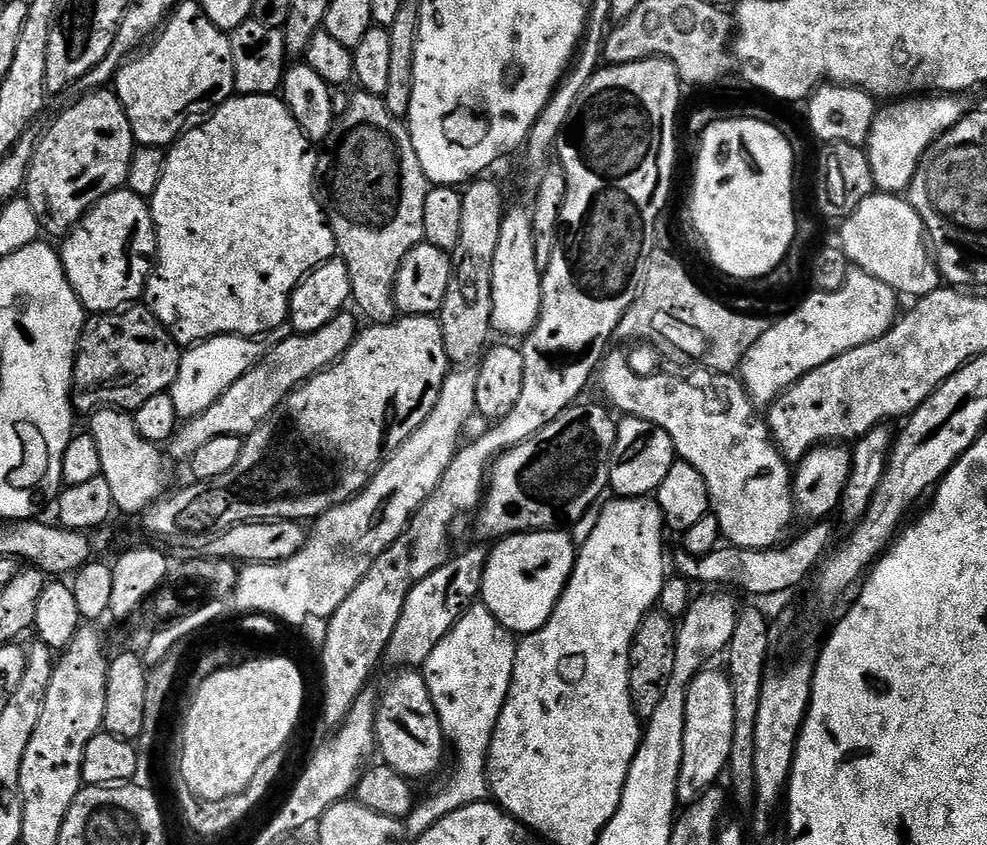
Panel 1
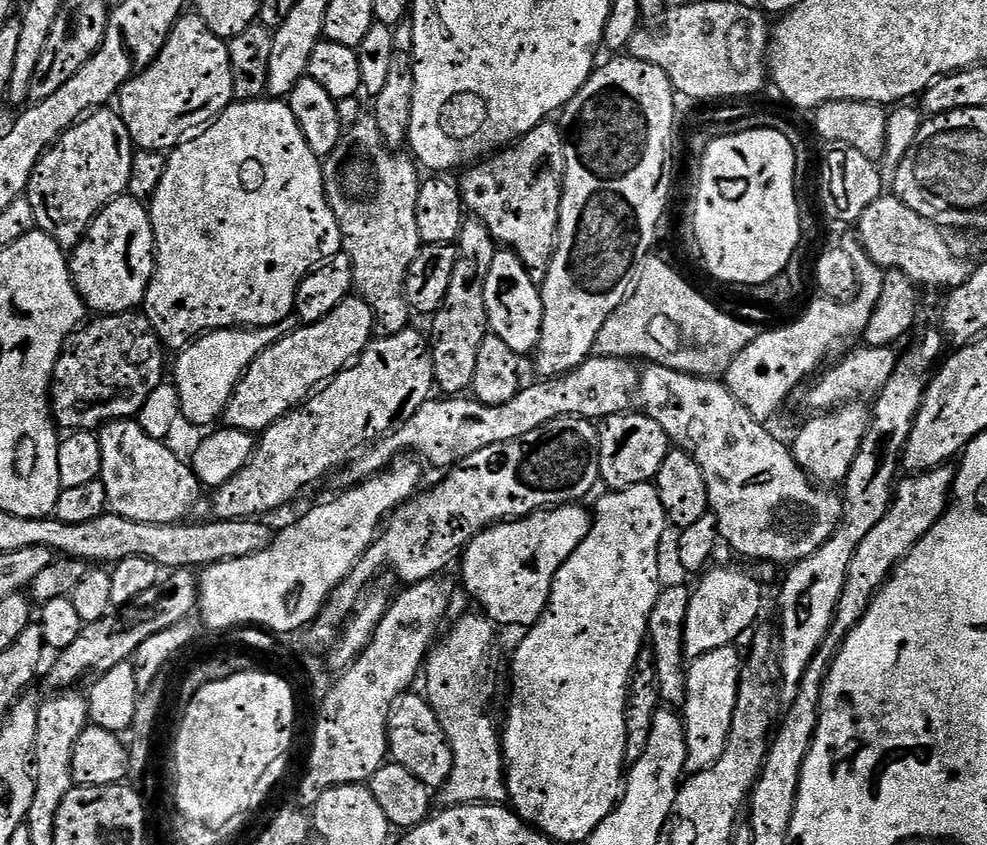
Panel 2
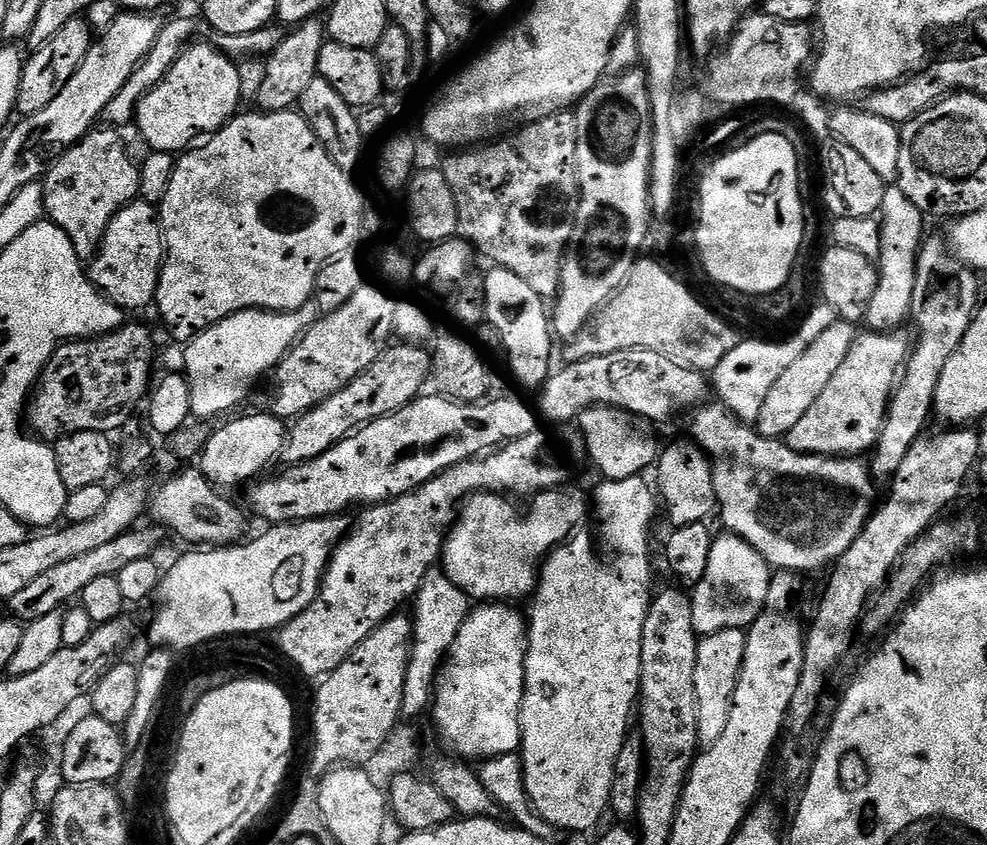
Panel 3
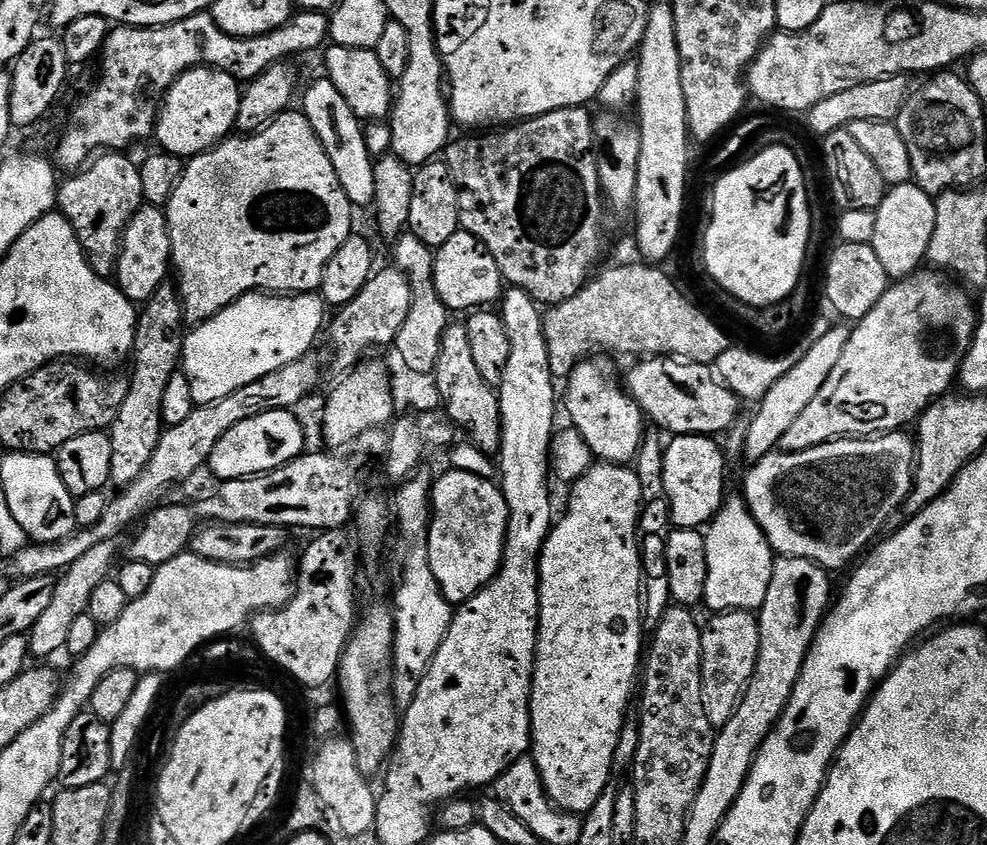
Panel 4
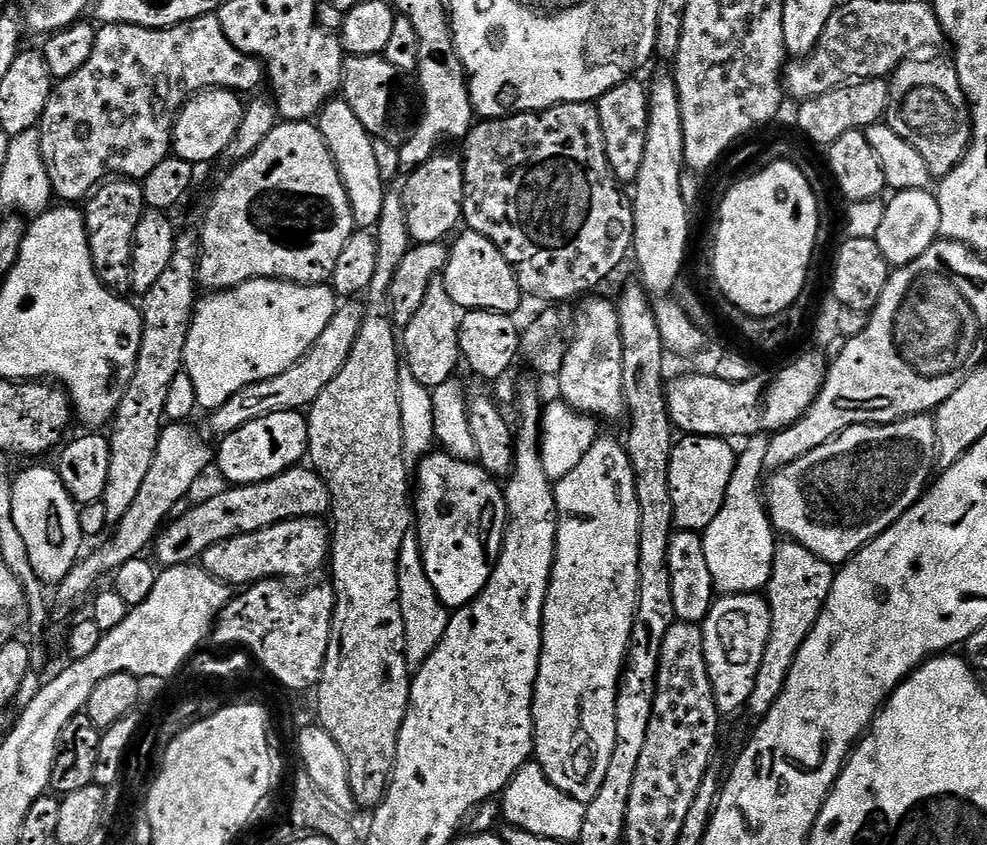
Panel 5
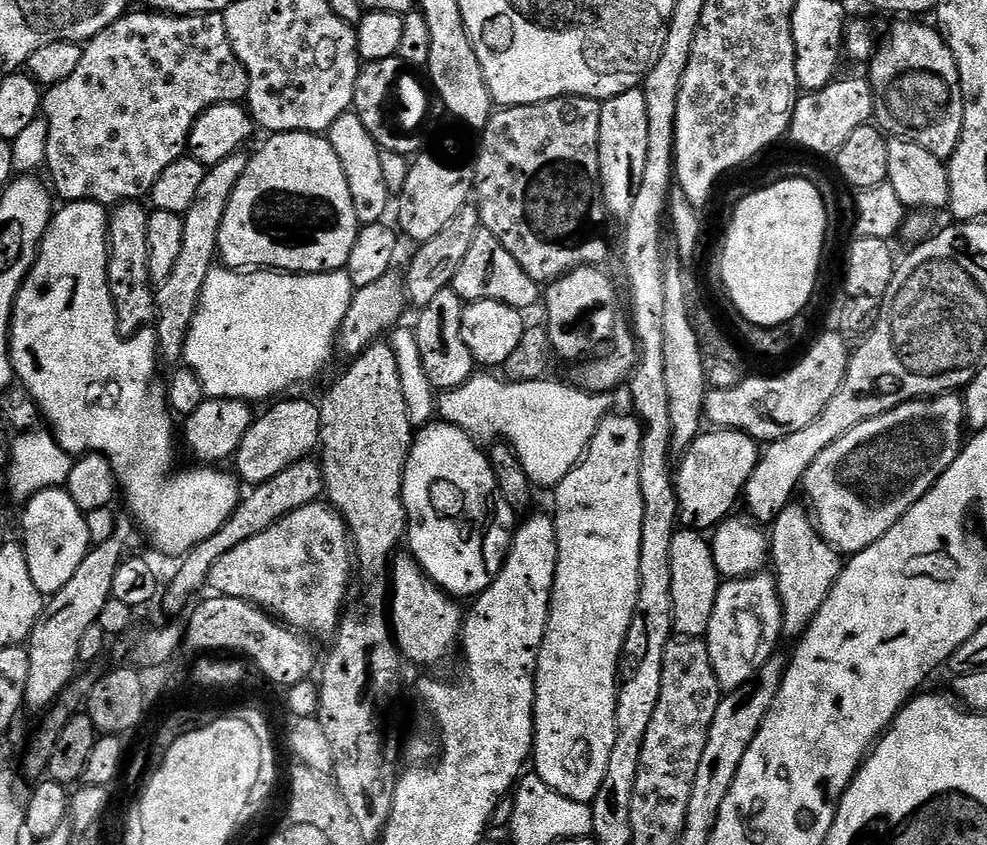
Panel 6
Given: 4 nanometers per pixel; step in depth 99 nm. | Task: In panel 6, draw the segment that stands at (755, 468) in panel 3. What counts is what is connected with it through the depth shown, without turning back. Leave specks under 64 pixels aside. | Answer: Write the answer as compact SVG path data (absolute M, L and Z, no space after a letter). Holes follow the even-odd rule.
M945 394L908 400L886 414L856 424L854 430L842 434L838 442L826 446L826 450L814 458L802 481L802 492L808 495L811 515L824 541L841 554L855 554L878 542L878 538L886 535L936 485L938 477L954 462L965 443L964 432L963 399L956 394Z

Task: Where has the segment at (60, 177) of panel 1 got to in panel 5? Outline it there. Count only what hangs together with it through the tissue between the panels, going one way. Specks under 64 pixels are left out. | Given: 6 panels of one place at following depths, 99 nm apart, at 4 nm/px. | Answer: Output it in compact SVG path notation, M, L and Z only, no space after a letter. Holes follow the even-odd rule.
M109 178L88 197L83 205L88 231L88 245L98 278L110 291L127 297L132 292L132 251L134 236L146 211L143 183L123 178Z

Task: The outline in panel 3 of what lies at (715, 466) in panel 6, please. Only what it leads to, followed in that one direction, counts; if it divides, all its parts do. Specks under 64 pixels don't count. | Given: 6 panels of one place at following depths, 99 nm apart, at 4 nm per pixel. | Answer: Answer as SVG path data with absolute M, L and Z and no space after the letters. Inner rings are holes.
M685 438L677 444L672 444L668 449L661 451L658 463L655 465L656 472L655 487L658 489L662 508L668 511L672 519L673 529L691 524L703 524L709 518L708 515L717 511L716 491L714 490L714 474L712 473L712 462L701 448L691 439Z

